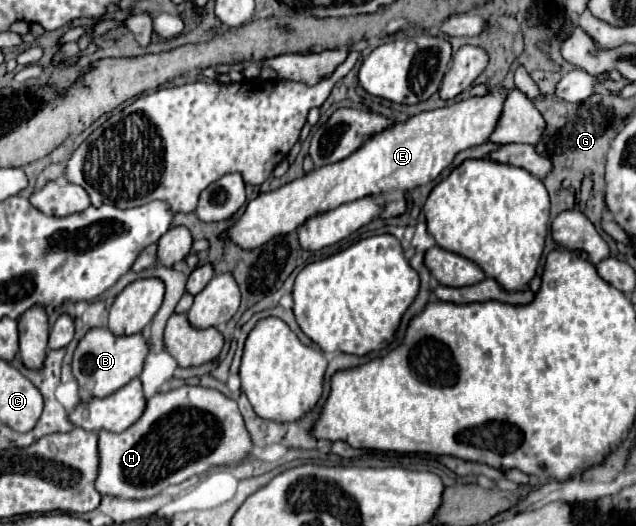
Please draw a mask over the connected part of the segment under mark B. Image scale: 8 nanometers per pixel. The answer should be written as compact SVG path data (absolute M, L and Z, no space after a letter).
M91 328L87 334L79 340L79 346L73 356L73 374L79 382L79 396L83 402L91 400L93 396L103 398L125 386L129 380L137 378L143 370L145 356L149 354L149 344L143 336L131 334L131 336L115 336L109 328Z

